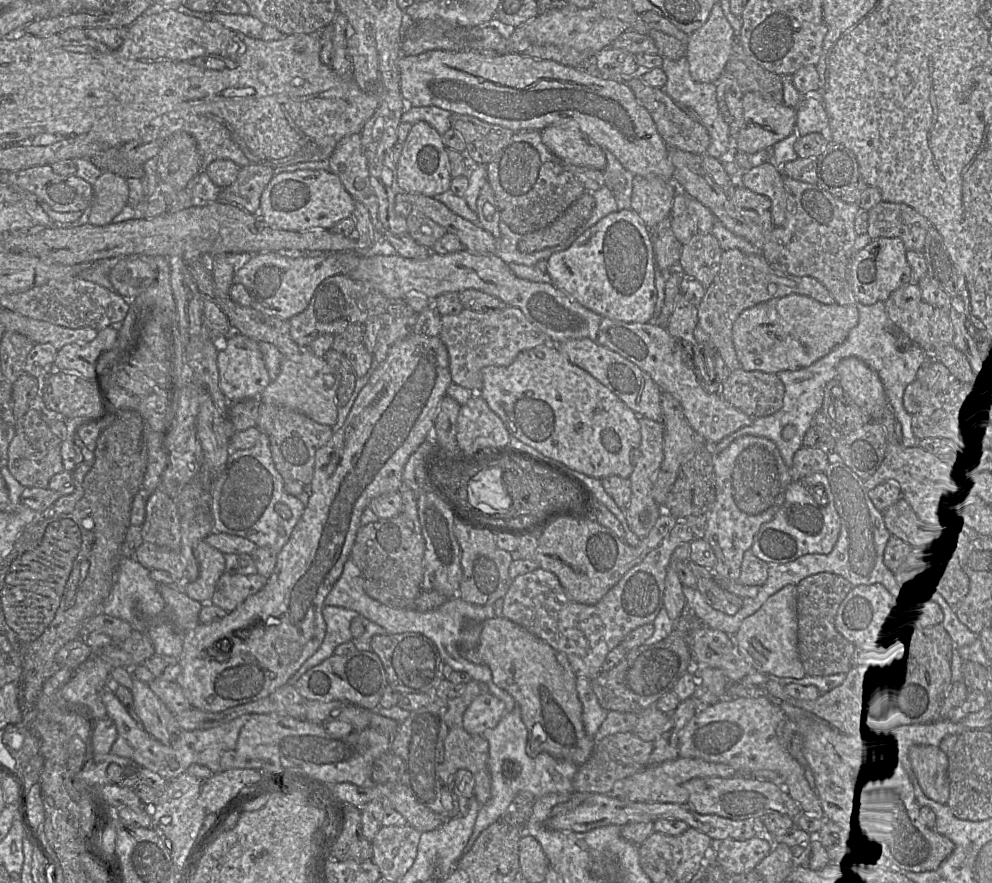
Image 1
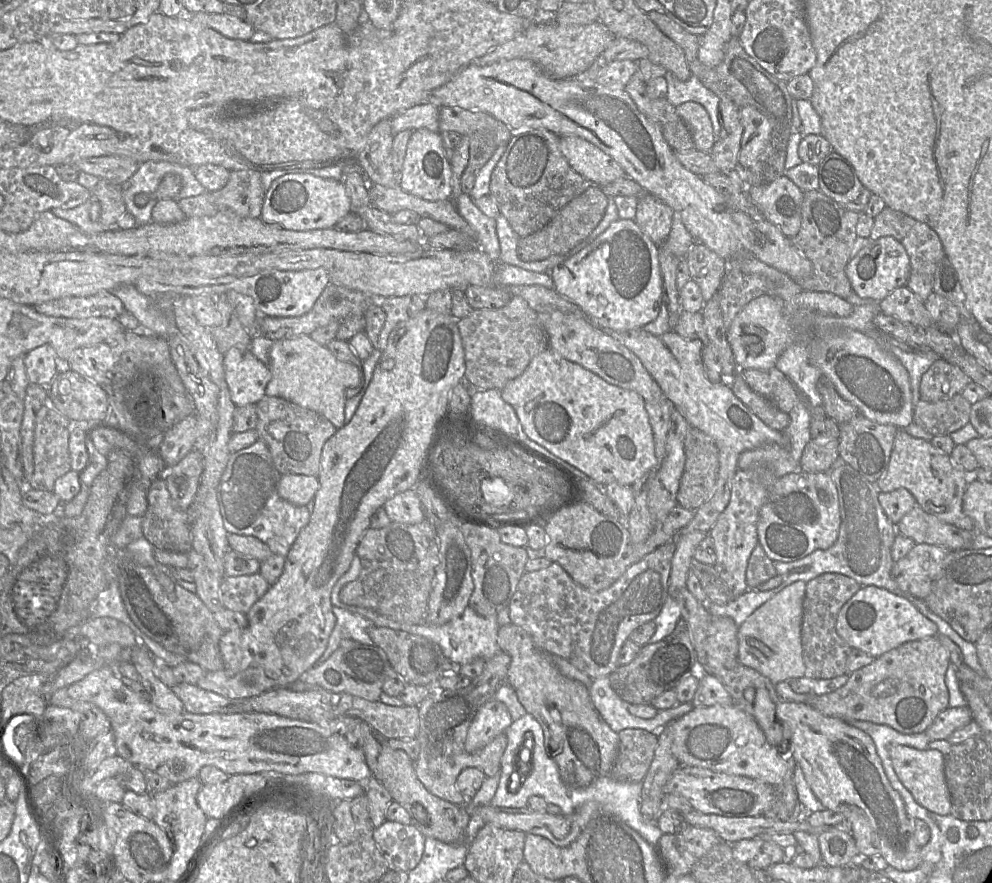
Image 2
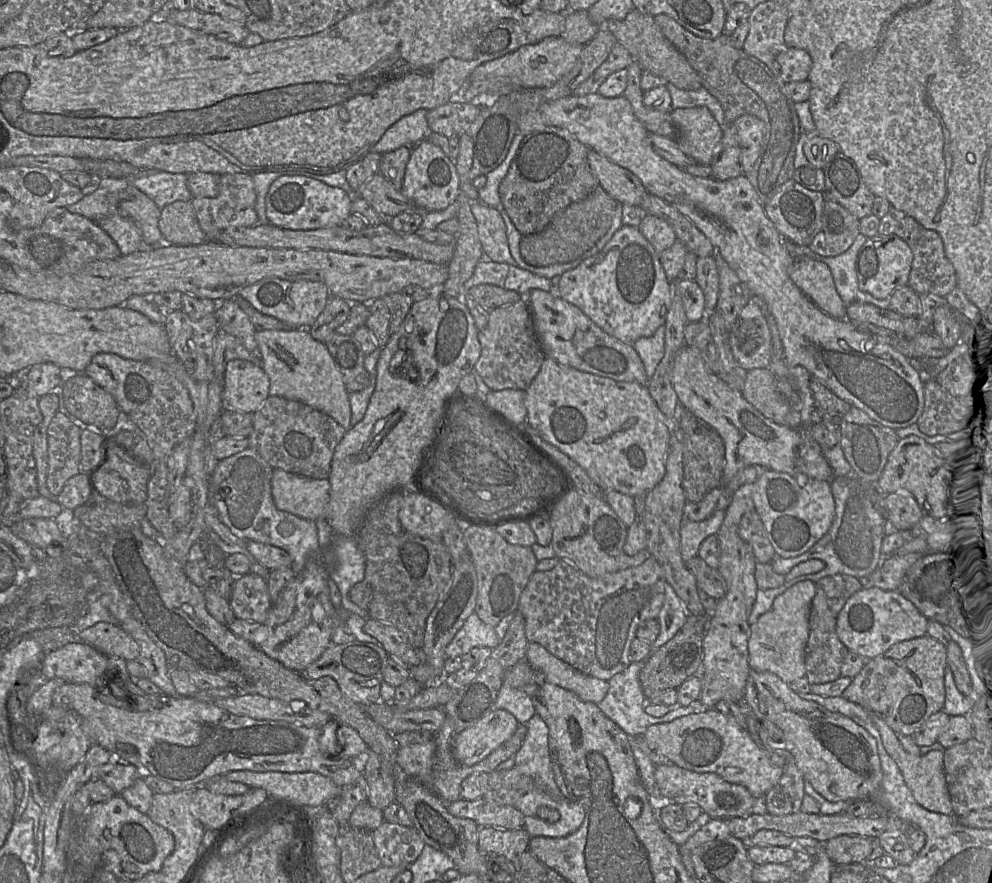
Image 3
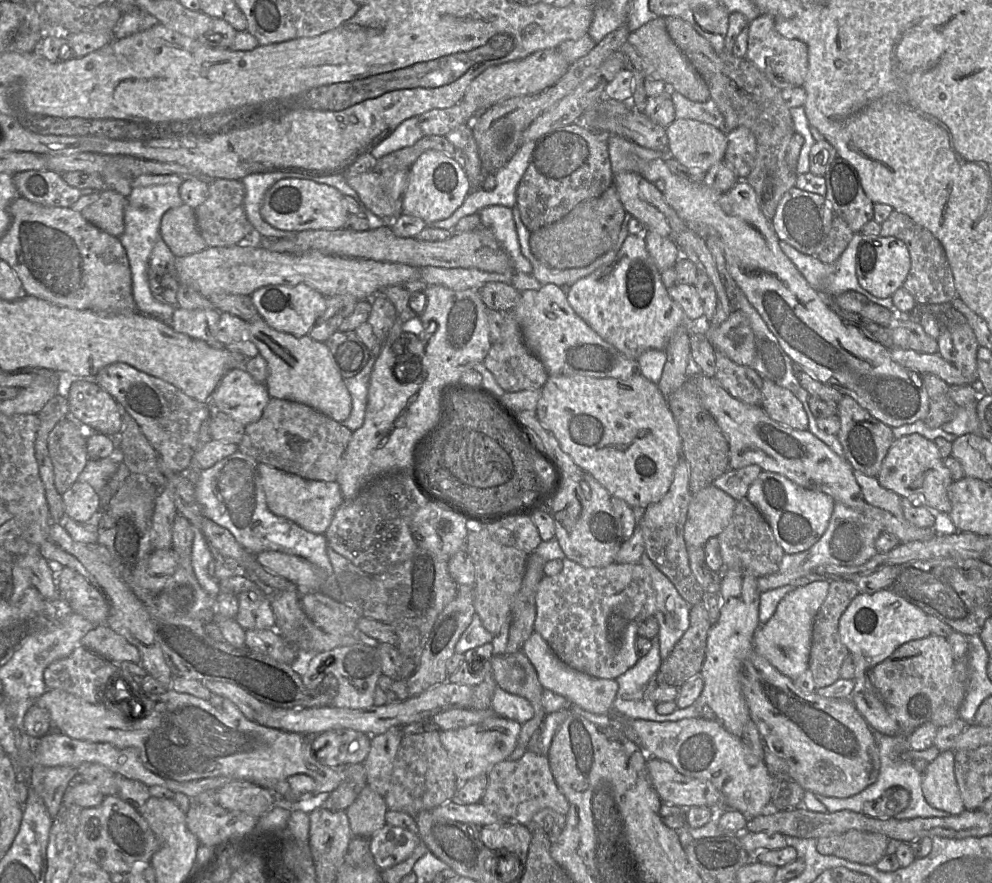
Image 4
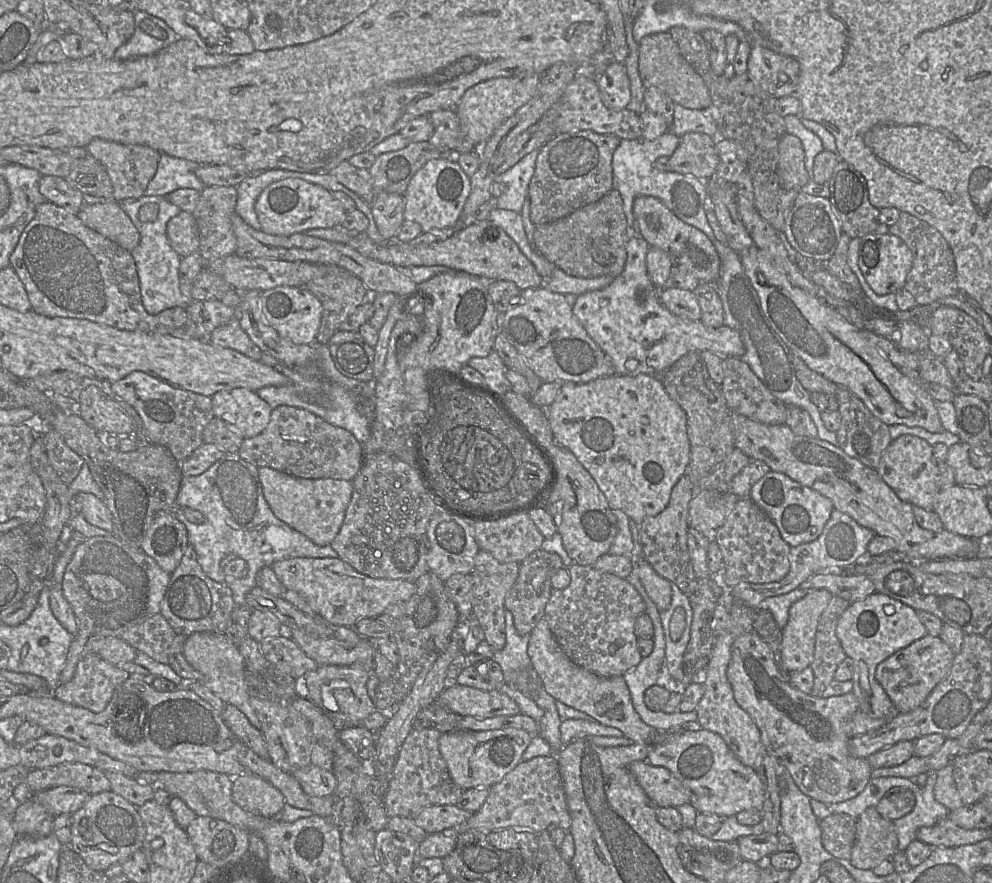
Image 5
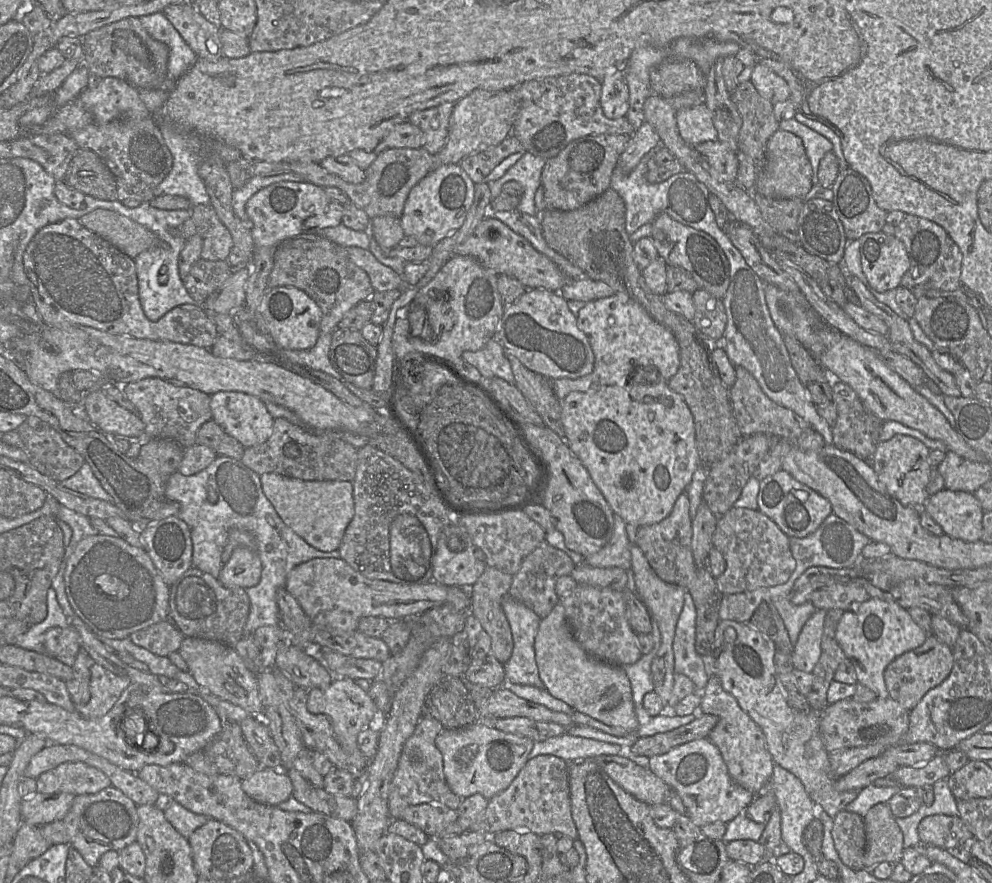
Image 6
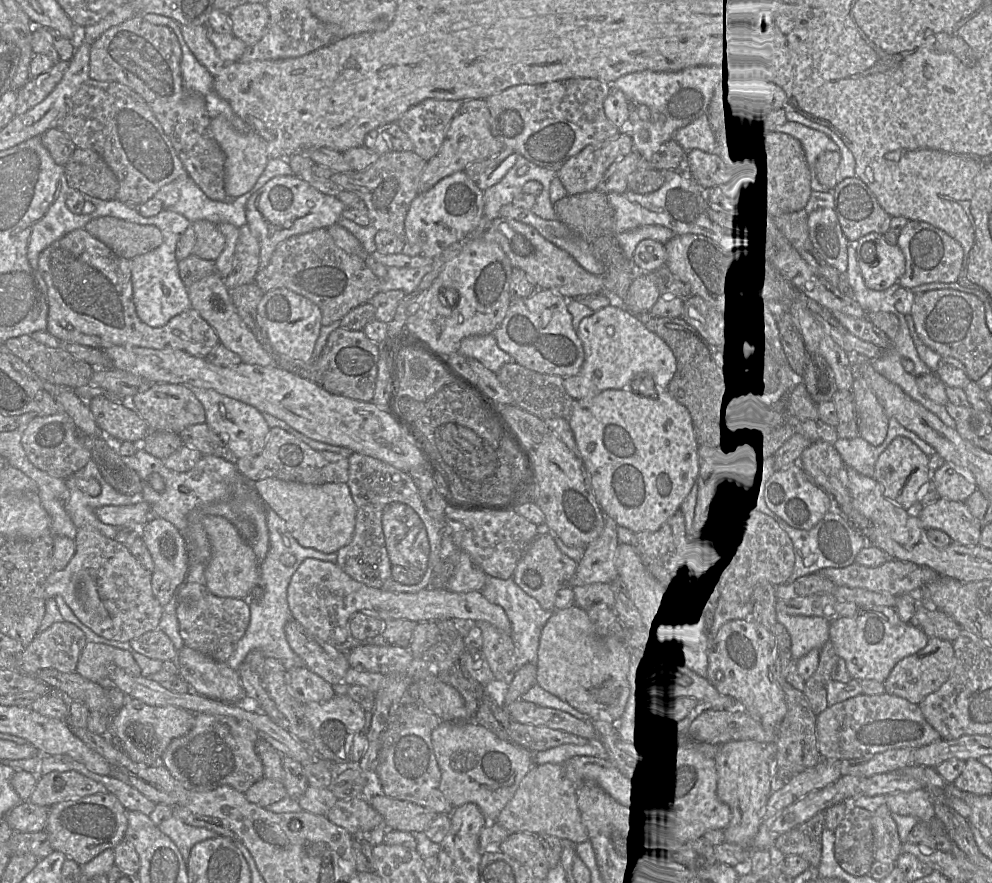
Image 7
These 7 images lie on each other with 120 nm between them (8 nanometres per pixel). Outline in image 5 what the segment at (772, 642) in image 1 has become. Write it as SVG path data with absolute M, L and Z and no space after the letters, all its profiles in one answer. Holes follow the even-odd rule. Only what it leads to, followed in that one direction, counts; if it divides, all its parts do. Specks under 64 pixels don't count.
M813 590L790 607L779 654L779 666L787 674L803 671L813 662L817 626L831 598L827 590Z

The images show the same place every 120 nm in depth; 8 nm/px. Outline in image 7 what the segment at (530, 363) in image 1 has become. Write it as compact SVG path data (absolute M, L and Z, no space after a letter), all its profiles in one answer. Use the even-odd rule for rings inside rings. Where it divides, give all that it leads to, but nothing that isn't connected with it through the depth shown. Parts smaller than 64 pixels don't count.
M656 385L657 397L644 397L635 394L630 389L607 389L600 394L575 400L572 412L569 417L570 426L573 430L579 457L582 460L591 480L596 500L603 512L611 517L619 526L630 529L633 533L642 531L656 531L664 524L677 510L691 491L693 485L698 482L701 472L700 468L700 442L696 436L694 425L689 410L674 399L668 389Z

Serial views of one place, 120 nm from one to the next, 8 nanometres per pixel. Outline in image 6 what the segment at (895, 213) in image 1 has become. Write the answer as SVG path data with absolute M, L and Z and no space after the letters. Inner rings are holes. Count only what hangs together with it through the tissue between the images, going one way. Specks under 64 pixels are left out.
M906 214L895 227L894 235L905 245L910 260L910 267L901 280L902 287L910 290L917 298L932 289L960 289L962 253L945 229L926 218Z

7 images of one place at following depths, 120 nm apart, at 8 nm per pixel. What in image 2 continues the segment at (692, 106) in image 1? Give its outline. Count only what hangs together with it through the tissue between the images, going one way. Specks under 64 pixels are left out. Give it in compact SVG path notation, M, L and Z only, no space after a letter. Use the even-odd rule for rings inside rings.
M667 71L665 79L667 82L666 98L673 106L677 107L683 103L693 101L701 104L707 110L712 122L716 141L720 133L720 98L706 88L693 74L686 81L681 81L674 74Z

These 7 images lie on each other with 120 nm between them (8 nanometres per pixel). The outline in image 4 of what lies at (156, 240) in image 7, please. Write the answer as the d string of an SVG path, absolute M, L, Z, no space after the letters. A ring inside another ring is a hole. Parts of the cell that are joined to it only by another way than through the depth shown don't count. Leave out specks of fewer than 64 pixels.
M104 189L98 199L80 213L99 229L119 238L125 229L126 201L127 198L115 190Z

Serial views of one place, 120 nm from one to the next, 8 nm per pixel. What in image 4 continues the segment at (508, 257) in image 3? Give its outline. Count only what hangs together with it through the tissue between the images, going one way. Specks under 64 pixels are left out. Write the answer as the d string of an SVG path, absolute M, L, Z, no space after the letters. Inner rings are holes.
M493 205L483 208L479 215L481 226L493 232L495 238L510 256L513 269L532 274L531 263L521 253L512 210L505 206Z

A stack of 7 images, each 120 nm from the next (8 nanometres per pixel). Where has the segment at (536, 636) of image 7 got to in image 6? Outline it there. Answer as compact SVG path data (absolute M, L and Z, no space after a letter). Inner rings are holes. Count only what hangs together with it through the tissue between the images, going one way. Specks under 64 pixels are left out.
M508 595L502 608L509 623L513 649L509 660L503 664L506 681L544 689L535 661L534 641L541 618L528 606Z

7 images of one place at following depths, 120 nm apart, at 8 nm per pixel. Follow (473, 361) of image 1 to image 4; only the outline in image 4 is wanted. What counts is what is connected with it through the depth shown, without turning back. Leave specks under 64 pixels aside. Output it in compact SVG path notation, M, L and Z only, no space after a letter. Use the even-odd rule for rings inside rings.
M512 311L503 313L503 335L493 343L483 360L484 366L493 374L497 384L505 392L541 389L548 379L548 372L540 359L525 345L520 327Z

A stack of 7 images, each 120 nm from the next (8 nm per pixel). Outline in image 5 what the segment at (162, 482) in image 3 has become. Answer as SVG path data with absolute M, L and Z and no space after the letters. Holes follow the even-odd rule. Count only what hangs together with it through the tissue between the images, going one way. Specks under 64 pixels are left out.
M143 371L131 372L123 379L112 382L111 388L138 413L144 435L150 443L168 448L179 463L204 443L203 430L214 418L211 397L175 388Z

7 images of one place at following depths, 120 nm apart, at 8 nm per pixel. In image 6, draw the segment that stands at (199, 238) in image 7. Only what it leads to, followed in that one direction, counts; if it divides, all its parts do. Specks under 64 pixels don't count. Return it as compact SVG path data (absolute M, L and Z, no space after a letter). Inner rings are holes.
M211 204L193 206L191 219L196 225L197 234L203 240L201 259L225 261L233 247L233 240L213 206Z

